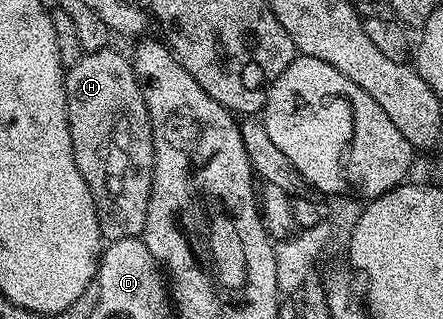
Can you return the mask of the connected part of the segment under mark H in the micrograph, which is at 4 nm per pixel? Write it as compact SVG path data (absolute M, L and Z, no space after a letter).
M108 46L99 51L79 54L79 59L71 67L69 64L65 72L66 116L72 137L72 153L76 169L80 169L88 185L88 193L92 193L96 217L100 221L100 233L106 241L137 239L141 236L154 172L154 138L148 117L148 105L144 105L144 95L140 93L133 62L114 50L113 46Z

